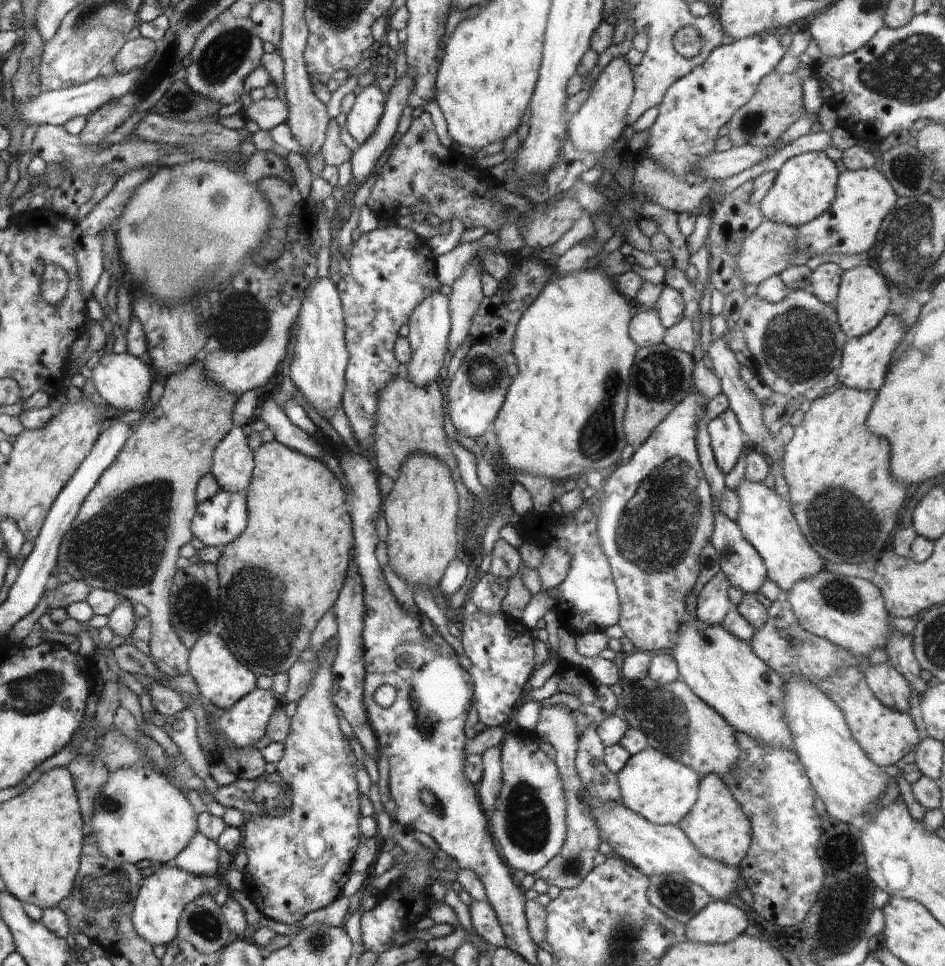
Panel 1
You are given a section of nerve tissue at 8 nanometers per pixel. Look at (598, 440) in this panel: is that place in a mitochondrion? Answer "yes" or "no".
yes

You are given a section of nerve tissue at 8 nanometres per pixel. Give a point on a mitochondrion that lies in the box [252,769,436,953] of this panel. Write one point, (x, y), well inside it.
(273, 785)

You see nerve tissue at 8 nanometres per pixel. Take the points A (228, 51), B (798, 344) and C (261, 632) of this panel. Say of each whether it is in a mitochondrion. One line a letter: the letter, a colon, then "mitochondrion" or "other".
A: mitochondrion
B: mitochondrion
C: mitochondrion

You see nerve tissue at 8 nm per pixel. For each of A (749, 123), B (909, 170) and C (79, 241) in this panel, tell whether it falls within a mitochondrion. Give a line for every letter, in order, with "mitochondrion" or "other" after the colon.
A: mitochondrion
B: mitochondrion
C: other

